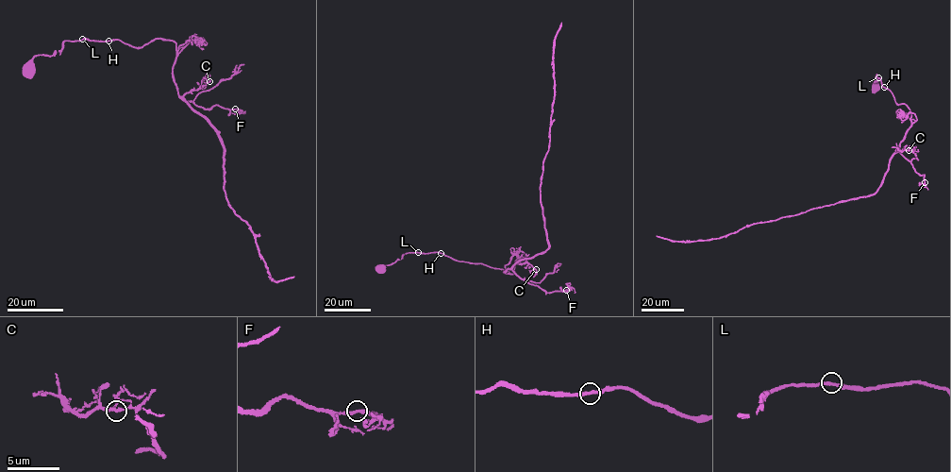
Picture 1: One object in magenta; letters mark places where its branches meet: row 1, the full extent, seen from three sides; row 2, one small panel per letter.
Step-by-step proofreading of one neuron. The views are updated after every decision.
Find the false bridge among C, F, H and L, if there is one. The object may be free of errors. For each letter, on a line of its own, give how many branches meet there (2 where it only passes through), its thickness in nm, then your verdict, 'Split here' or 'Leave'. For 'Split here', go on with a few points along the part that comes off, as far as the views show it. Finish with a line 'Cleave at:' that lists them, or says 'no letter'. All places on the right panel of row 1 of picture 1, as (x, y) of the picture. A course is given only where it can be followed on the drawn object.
C: Branches: 2. Thickness 220 nm. Leave
F: Branches: 2. Thickness 240 nm. Leave
H: Branches: 2. Thickness 200 nm. Leave
L: Branches: 2. Thickness 240 nm. Leave
Cleave at: no letter

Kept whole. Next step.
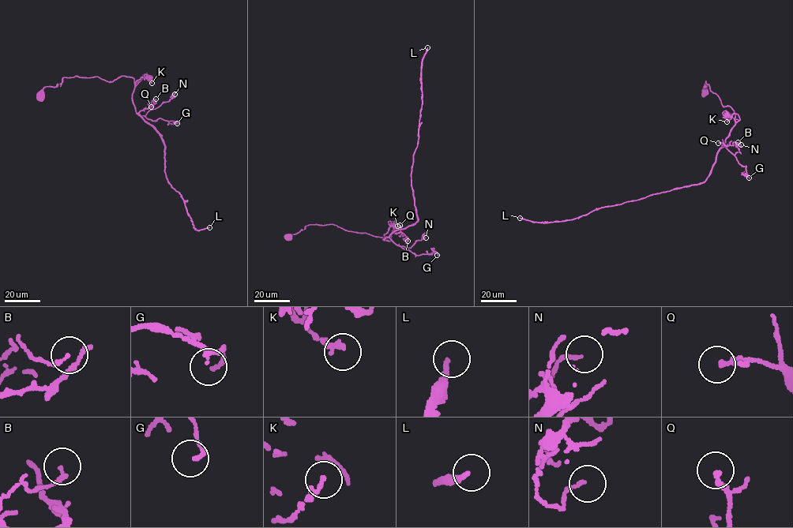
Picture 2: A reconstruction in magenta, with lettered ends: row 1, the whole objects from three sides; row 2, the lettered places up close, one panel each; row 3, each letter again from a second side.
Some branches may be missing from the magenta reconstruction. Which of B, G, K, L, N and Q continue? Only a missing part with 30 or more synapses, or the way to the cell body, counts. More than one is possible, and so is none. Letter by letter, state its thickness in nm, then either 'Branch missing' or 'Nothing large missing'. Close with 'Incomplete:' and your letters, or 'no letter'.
B: Thickness 150 nm. Nothing large missing
G: Thickness 160 nm. Nothing large missing
K: Thickness 200 nm. Nothing large missing
L: Thickness 190 nm. Branch missing
N: Thickness 140 nm. Nothing large missing
Q: Thickness 200 nm. Nothing large missing
Incomplete: L

